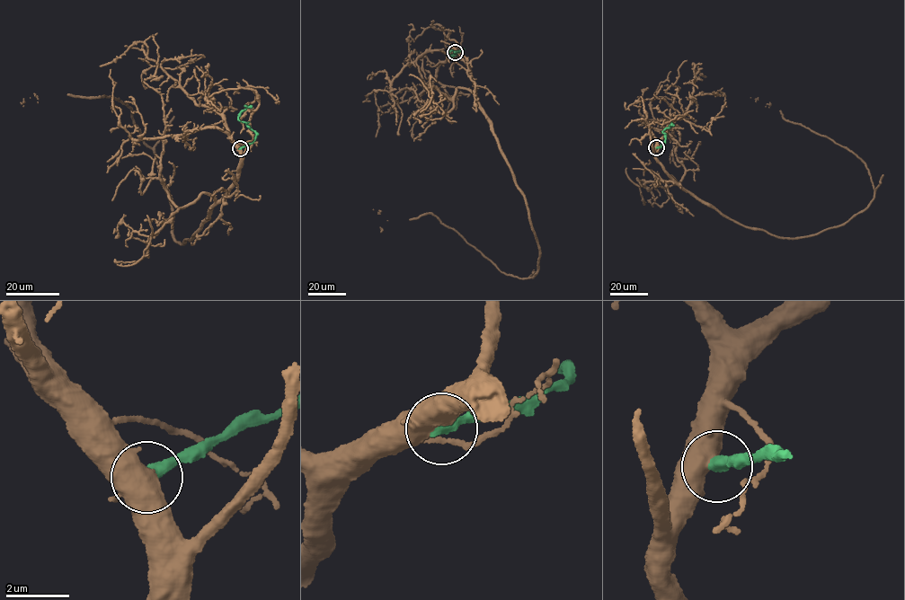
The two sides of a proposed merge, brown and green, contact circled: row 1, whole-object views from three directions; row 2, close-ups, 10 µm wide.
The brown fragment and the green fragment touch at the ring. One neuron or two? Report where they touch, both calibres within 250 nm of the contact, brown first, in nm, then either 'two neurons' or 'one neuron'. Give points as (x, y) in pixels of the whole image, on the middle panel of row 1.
place (455, 52); calibres 700 and 440 nm; two neurons

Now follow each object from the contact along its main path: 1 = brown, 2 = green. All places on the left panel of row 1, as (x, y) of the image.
1: (240, 148), (236, 178), (191, 239), (182, 243), (172, 236), (164, 180), (129, 107), (104, 95), (31, 97)
2: (240, 148), (252, 144), (256, 134), (238, 118), (240, 113), (252, 105)

